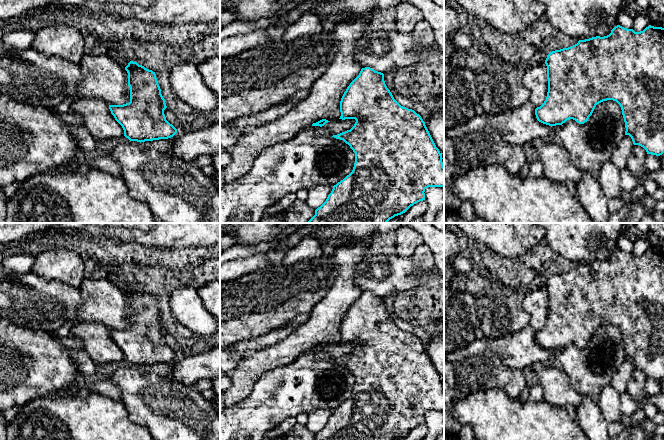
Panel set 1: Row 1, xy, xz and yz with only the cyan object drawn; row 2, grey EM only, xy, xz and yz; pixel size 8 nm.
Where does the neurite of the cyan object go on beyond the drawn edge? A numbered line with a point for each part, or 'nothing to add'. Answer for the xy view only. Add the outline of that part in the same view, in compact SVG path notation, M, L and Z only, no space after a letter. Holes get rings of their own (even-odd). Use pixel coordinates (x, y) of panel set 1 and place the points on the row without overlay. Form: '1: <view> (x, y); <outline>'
nothing to add

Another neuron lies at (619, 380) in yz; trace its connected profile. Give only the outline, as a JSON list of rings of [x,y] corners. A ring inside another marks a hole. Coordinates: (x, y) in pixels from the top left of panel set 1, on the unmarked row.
[[[625,359],[619,369],[612,376],[610,386],[612,386],[620,394],[625,392],[627,382],[631,377],[633,369],[631,361],[629,359]]]

